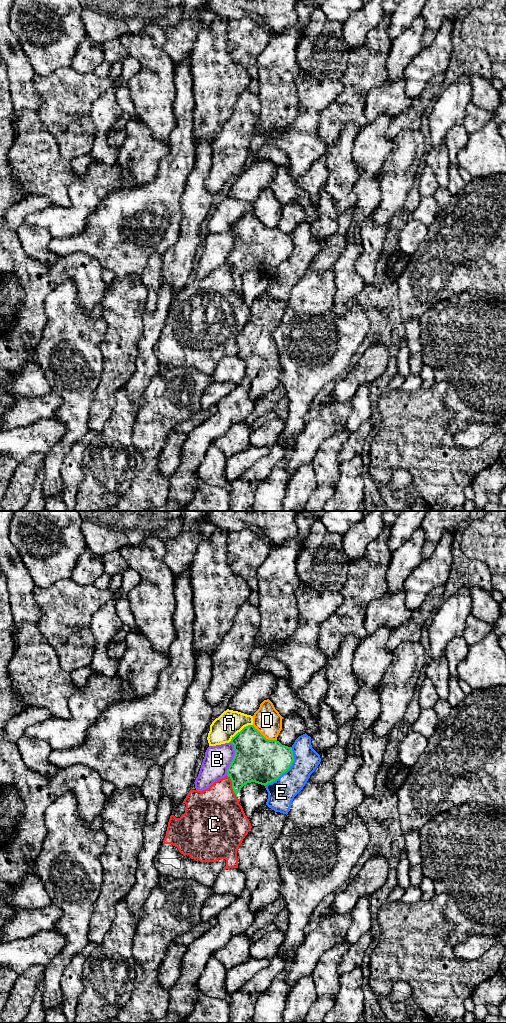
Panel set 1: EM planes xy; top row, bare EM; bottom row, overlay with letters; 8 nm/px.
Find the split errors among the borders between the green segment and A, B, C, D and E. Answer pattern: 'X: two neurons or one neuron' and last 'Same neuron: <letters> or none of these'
A: two neurons
B: two neurons
C: two neurons
D: two neurons
E: two neurons
Same neuron: none of these

